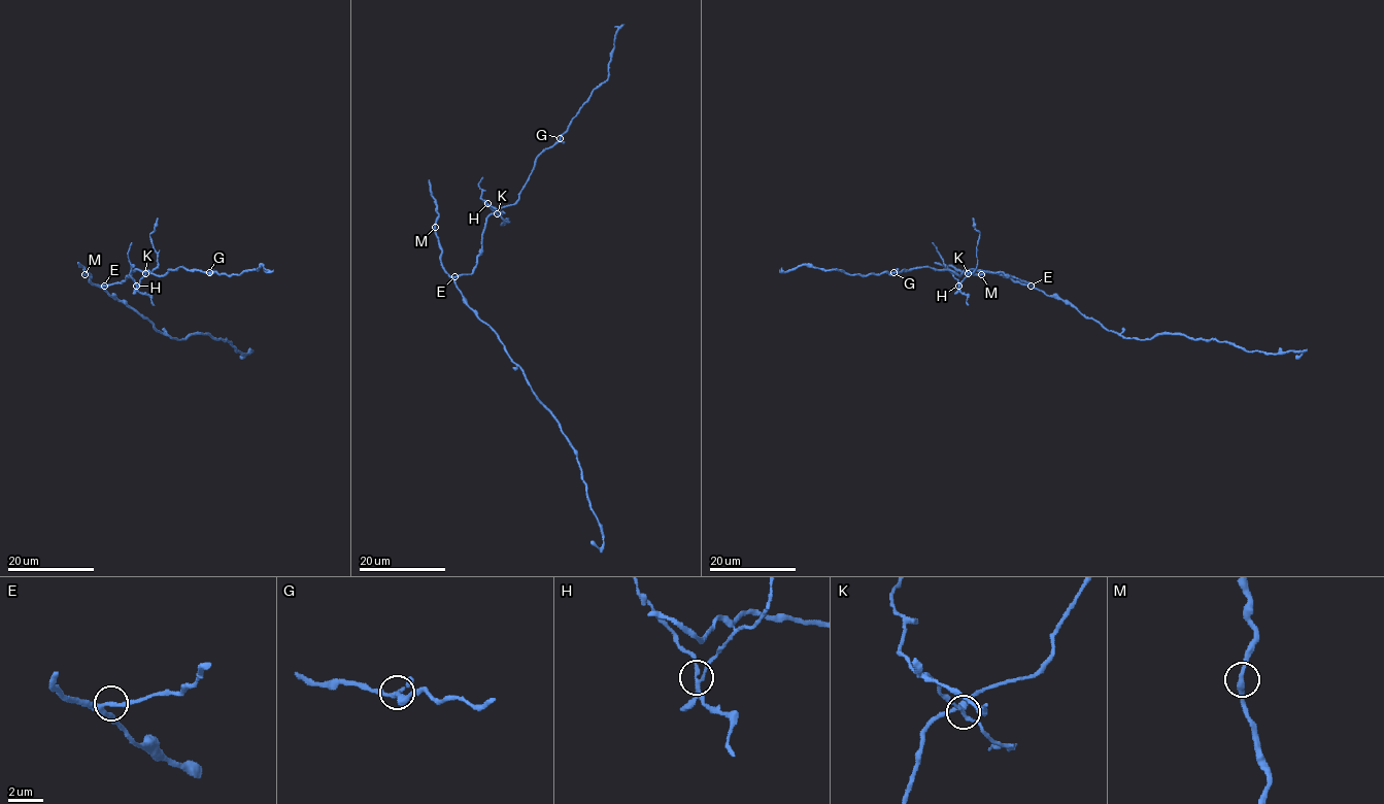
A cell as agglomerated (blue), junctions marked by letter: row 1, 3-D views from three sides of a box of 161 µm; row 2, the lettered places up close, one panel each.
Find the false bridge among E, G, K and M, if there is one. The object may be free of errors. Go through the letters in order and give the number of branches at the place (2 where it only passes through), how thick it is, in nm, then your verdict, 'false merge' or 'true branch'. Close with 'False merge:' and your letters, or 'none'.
E: branches 3; calibre 260 nm; true branch
G: branches 3; calibre 280 nm; true branch
K: branches 4; calibre 280 nm; false merge
M: branches 2; calibre 320 nm; true branch
False merge: K

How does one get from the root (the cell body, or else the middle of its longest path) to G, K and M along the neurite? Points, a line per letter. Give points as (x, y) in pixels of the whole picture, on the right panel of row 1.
G: (1037, 289), (1003, 272), (970, 269), (958, 275), (949, 270), (931, 267), (893, 272)
K: (1037, 289), (1003, 272), (970, 269), (968, 273)
M: (1037, 289), (997, 273), (981, 274)

